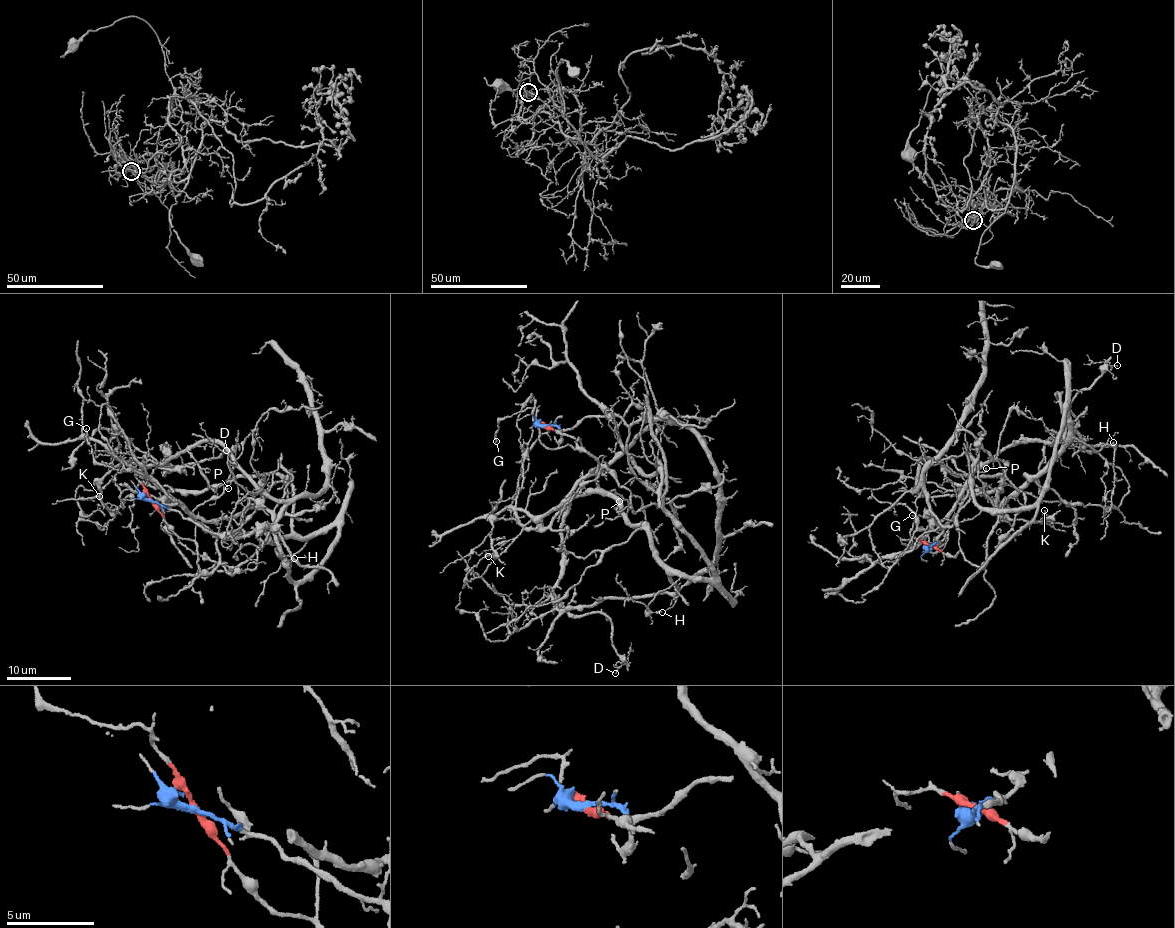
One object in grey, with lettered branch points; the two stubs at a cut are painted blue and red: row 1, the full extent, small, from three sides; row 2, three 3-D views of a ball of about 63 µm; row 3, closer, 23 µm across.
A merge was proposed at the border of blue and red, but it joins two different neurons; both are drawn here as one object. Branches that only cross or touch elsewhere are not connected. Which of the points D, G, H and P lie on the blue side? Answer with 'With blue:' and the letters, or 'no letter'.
With blue: D

